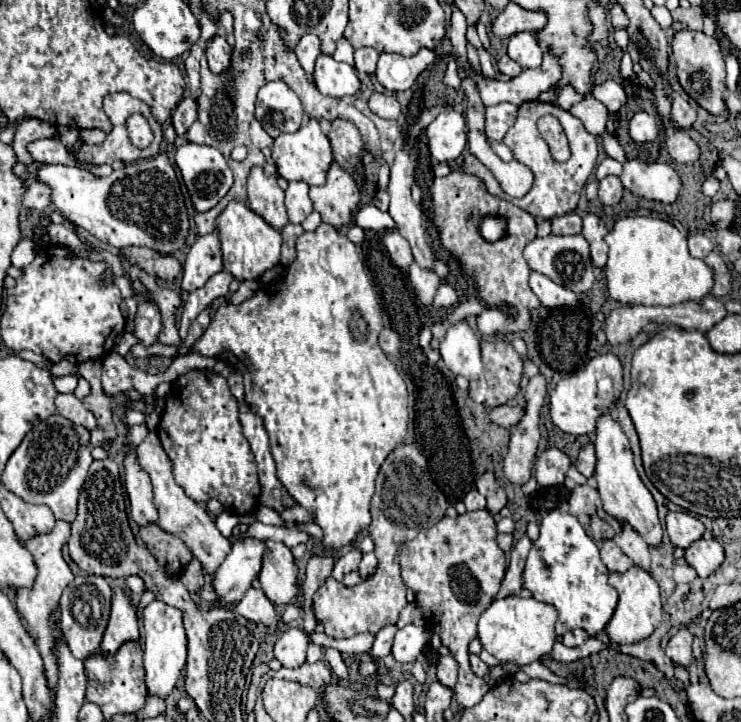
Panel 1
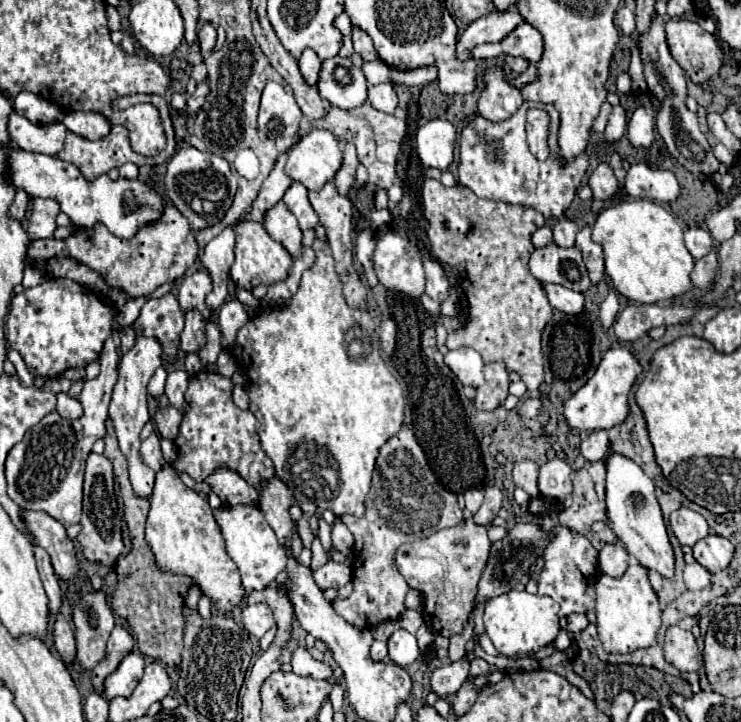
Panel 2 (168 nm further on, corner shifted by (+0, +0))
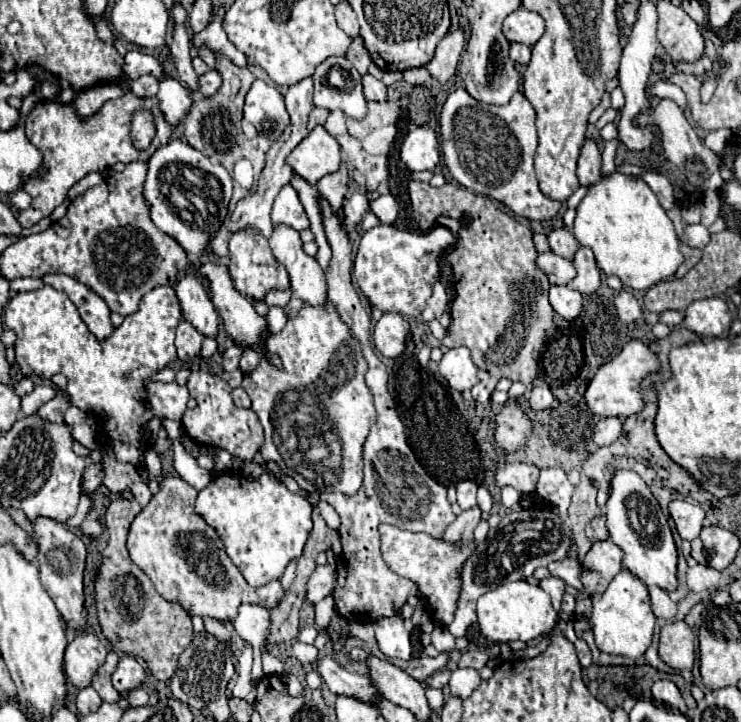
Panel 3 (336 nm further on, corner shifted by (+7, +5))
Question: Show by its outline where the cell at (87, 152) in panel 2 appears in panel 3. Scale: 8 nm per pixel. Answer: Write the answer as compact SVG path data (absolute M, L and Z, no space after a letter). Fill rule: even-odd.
M127 91L119 99L105 101L105 105L99 109L99 113L95 113L89 119L75 117L73 109L69 105L59 105L59 103L53 103L53 101L39 101L25 121L25 133L27 133L29 141L43 153L45 167L47 167L43 177L33 177L23 185L23 191L27 191L33 201L27 209L19 211L17 219L23 227L33 227L43 217L49 217L51 211L65 201L67 191L77 181L81 181L85 175L89 175L93 171L103 173L103 171L111 169L117 161L121 161L121 163L131 163L131 161L139 161L139 159L147 161L161 145L165 145L171 139L173 129L161 117L157 97L141 99L141 97L133 95L131 91ZM135 109L153 111L153 117L155 117L155 123L157 123L157 135L155 135L155 139L153 139L153 143L147 151L137 151L131 145L131 139L129 139L131 113Z

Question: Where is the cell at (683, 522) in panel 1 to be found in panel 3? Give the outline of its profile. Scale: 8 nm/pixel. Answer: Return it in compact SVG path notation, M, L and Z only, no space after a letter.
M671 501L669 515L675 521L675 527L681 539L687 539L687 541L693 541L699 535L705 519L705 511L687 501Z

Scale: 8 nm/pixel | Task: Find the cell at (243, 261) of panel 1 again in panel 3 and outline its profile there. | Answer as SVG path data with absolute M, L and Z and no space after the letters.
M239 229L237 233L231 235L229 239L229 275L233 279L235 289L245 295L245 297L253 297L253 299L263 299L267 291L271 289L287 289L289 287L289 275L285 265L281 265L269 245L267 239L261 237L261 233L257 233L257 229Z

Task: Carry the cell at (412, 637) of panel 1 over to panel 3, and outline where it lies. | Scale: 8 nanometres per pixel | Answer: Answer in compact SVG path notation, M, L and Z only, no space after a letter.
M399 615L389 619L379 619L373 623L375 637L383 655L391 659L411 659L413 647L409 639L409 631L403 627L403 619Z

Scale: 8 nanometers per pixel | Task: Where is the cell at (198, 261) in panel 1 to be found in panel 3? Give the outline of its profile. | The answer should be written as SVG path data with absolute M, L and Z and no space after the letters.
M187 273L175 283L175 293L181 305L183 317L199 329L205 337L217 337L217 311L203 287L203 279L197 273Z

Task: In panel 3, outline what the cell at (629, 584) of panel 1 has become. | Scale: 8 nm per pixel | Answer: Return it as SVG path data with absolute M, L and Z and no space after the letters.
M621 569L619 575L609 583L609 587L603 593L591 595L591 625L595 633L595 643L599 651L613 653L613 655L625 655L625 657L641 657L653 639L653 627L655 627L655 615L651 611L651 601L645 583L639 577L633 577L629 569Z

